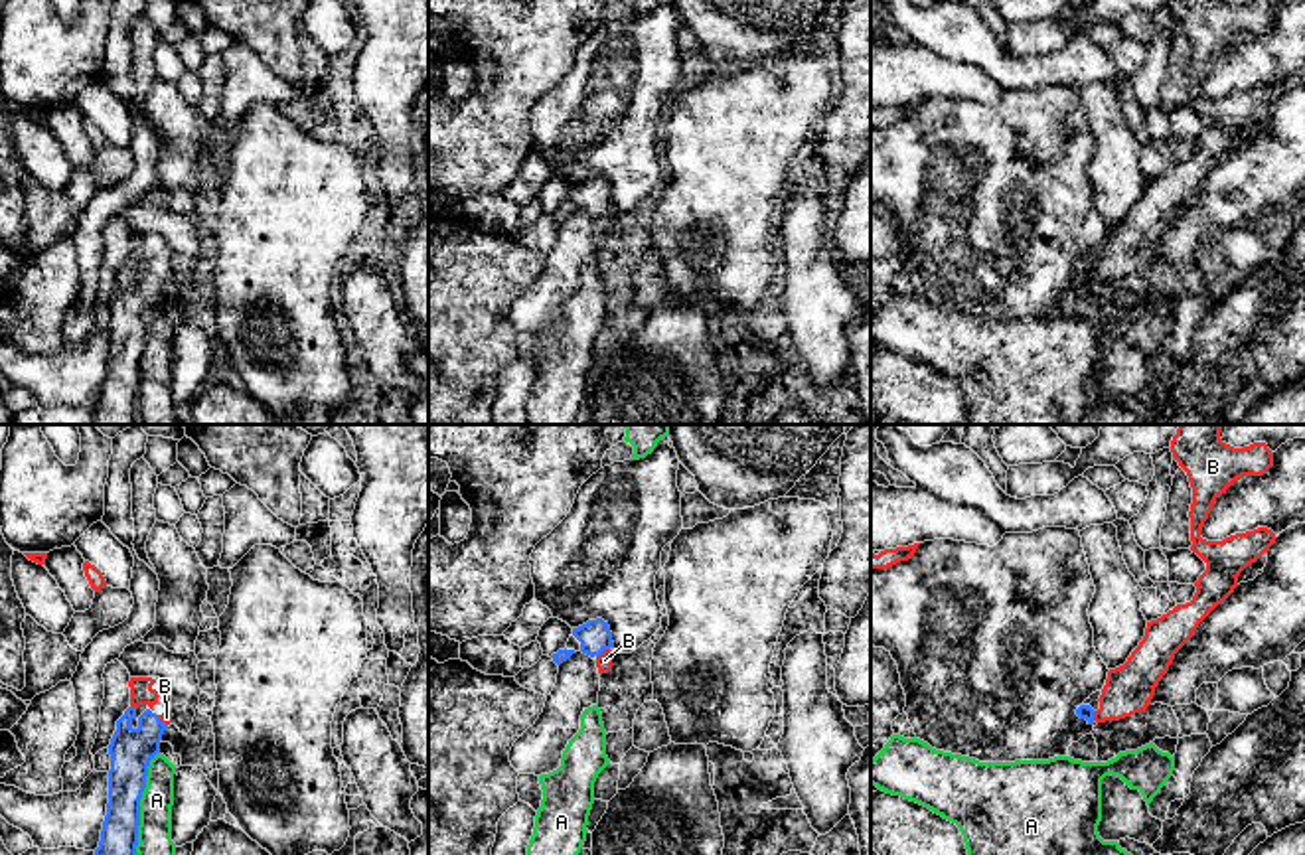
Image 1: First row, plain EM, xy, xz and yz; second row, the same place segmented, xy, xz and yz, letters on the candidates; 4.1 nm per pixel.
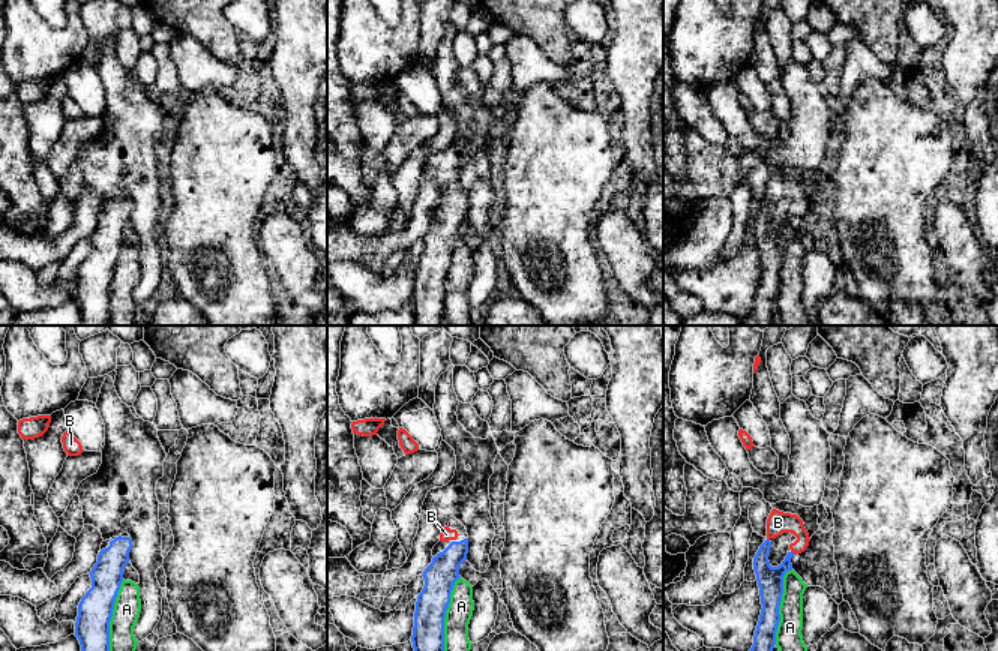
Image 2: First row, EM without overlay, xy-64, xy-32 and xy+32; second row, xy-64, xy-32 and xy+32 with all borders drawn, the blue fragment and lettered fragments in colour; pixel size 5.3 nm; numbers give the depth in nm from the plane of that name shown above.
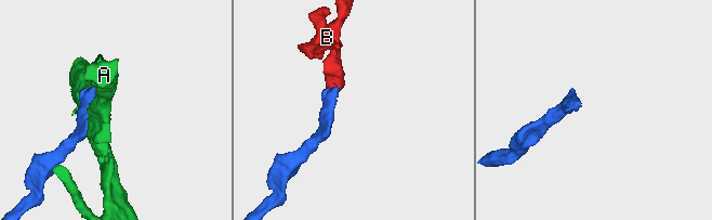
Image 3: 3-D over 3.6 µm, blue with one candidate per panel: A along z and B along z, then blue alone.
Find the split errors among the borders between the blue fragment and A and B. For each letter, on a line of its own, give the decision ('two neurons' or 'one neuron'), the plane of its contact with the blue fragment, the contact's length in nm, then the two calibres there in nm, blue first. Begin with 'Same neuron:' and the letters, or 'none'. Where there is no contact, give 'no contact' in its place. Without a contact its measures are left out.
Same neuron: B
A: two neurons; contact in xy; length 440 nm; calibres 180 and 160 nm
B: one neuron; contact in xz; length 70 nm; calibres 140 and 60 nm

